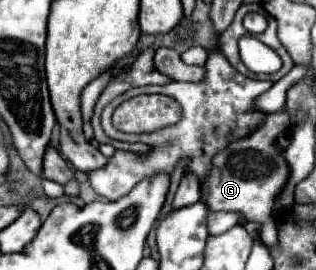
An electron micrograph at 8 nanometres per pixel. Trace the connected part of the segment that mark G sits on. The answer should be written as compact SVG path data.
M286 111L270 113L266 125L252 133L250 137L232 143L228 149L214 157L214 169L210 171L208 181L202 185L202 199L208 203L212 211L238 211L248 221L256 221L262 225L260 239L266 245L278 242L276 224L272 218L272 209L276 199L284 191L290 167L282 157L282 151L276 147L276 137L290 125L290 117Z

